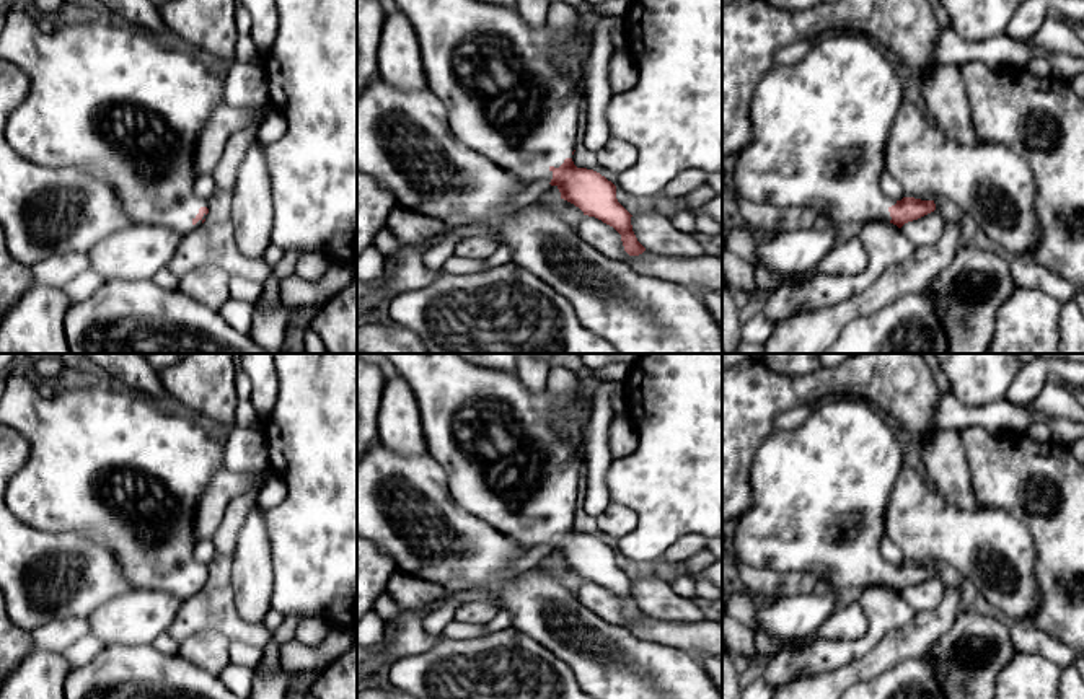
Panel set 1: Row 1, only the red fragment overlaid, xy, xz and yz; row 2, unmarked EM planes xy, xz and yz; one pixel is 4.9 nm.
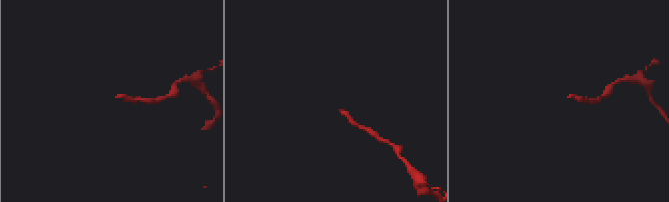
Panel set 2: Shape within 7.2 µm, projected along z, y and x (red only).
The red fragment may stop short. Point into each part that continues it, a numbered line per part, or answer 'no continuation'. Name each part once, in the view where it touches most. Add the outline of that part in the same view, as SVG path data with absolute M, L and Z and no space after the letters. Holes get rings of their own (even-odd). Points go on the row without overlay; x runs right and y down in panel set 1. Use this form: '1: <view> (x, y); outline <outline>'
1: xy (106, 463); outline M18 363L5 375L5 391L0 398L0 424L18 430L31 445L31 455L23 468L10 479L7 486L7 507L10 512L28 523L33 528L52 531L52 533L77 533L95 539L104 549L108 549L119 562L122 577L130 588L152 590L171 593L183 601L197 593L204 582L194 590L192 585L199 578L200 572L207 572L207 564L194 559L194 547L197 544L194 531L194 518L199 500L207 490L214 474L225 468L225 445L215 442L209 430L189 422L187 419L161 412L155 401L147 394L119 388L112 383L98 381L72 381L59 385L57 393L52 399L44 399L36 388L36 378L31 375L28 365Z

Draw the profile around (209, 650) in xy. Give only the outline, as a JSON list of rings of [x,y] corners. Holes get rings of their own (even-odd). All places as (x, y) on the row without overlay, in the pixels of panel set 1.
[[[207,631],[181,642],[179,655],[199,668],[218,676],[230,663],[228,644],[230,640],[225,635],[215,631]]]

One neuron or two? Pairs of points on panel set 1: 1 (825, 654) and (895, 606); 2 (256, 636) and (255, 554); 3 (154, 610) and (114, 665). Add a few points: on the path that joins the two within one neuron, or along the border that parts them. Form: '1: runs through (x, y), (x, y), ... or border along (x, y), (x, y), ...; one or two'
1: runs through (843, 652), (859, 647), (879, 624); one
2: border along (233, 592), (237, 613), (250, 623), (261, 624); two
3: border along (152, 642), (110, 644), (106, 647); two

